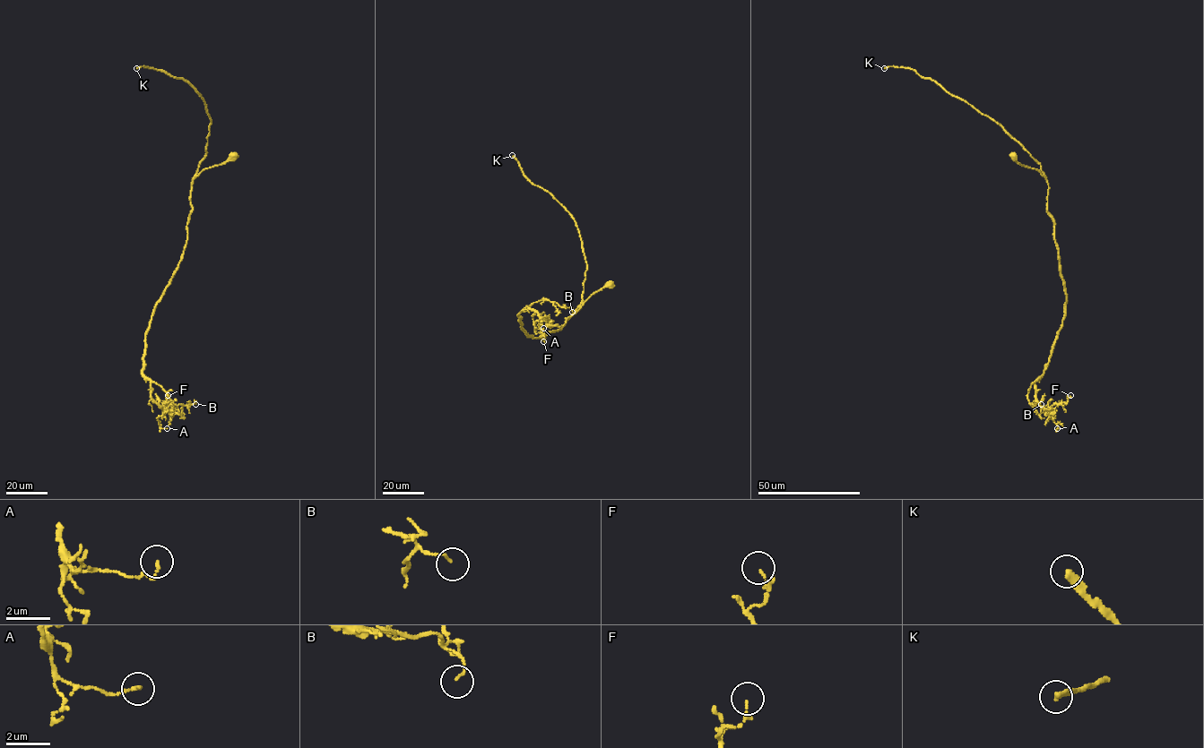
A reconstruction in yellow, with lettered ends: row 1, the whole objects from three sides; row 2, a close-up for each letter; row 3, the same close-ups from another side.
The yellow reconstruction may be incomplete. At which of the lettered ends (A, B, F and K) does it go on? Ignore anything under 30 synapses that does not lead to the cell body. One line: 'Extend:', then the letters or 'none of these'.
Extend: K

